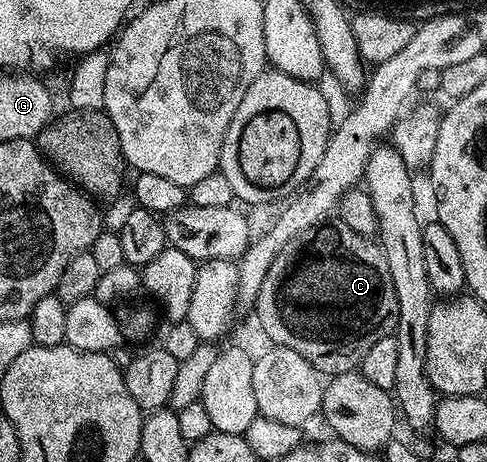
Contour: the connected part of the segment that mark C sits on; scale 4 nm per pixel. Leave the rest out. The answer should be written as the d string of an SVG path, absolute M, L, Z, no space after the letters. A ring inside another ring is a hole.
M326 221L321 226L307 229L305 233L292 238L287 245L283 246L266 272L262 288L259 289L255 311L257 311L257 323L261 326L262 333L270 339L268 341L270 344L295 349L295 353L299 353L299 357L307 357L307 361L311 361L313 368L320 371L325 377L358 370L363 356L369 352L371 345L375 345L375 341L383 341L383 337L394 334L399 321L399 301L395 301L395 285L391 282L391 269L387 269L387 257L384 251L370 236L355 233L340 221Z

